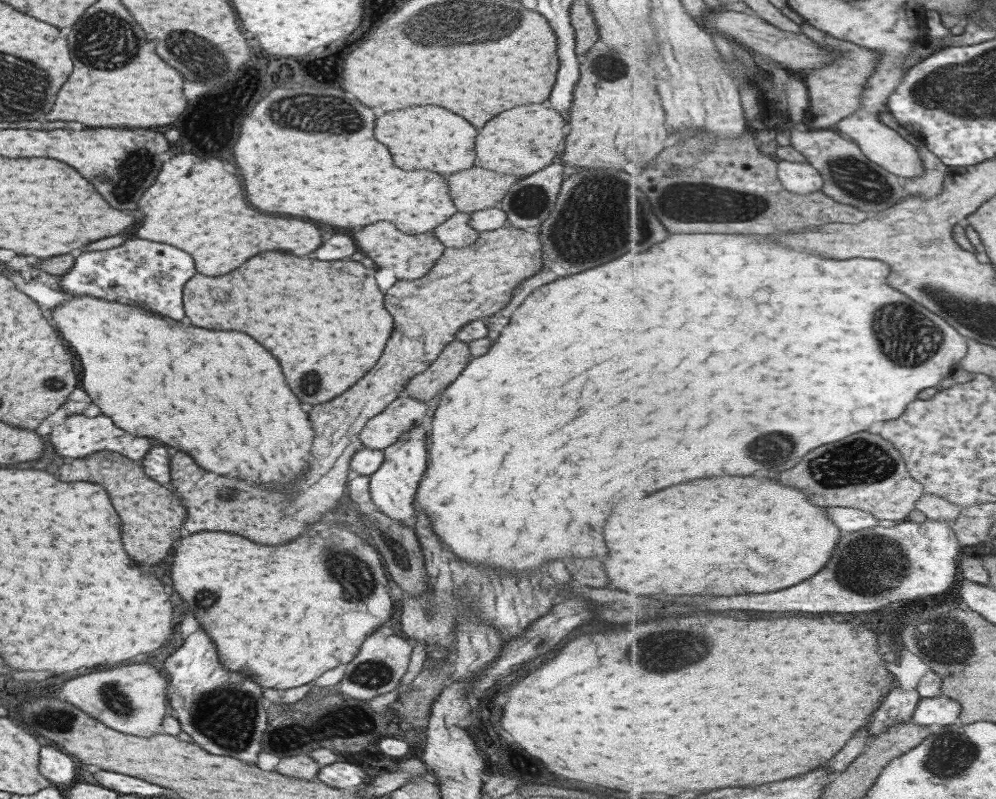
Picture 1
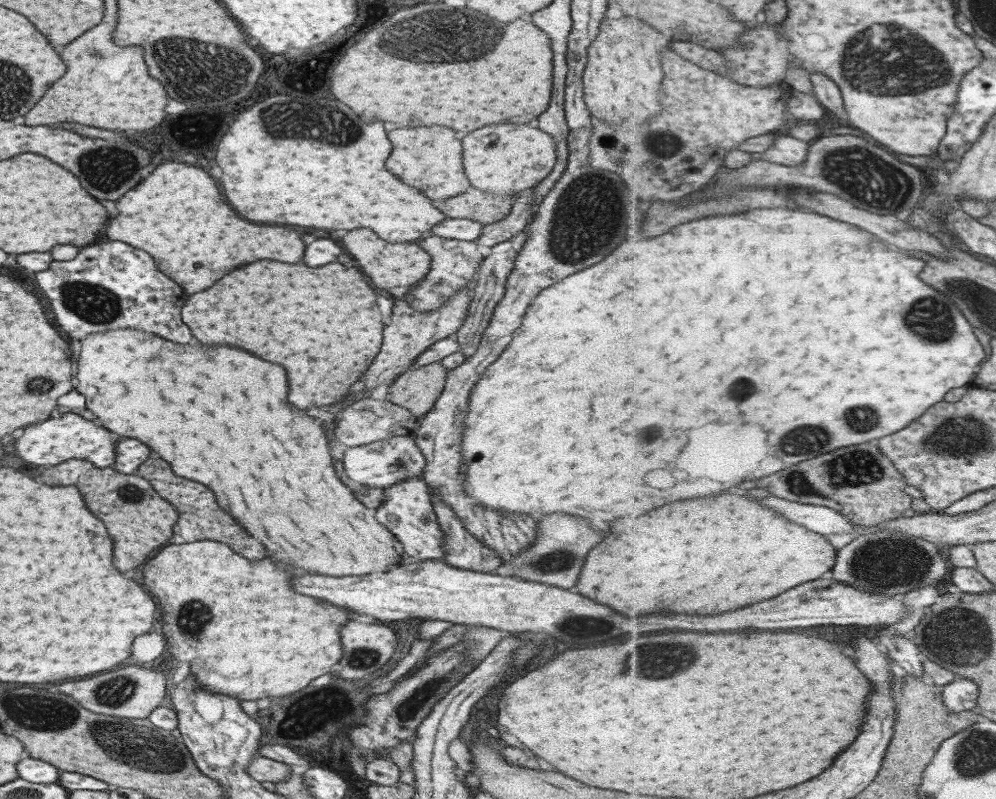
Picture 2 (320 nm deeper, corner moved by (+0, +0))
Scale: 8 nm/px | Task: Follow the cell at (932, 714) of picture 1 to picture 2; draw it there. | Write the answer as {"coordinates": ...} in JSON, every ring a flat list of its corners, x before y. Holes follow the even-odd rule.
{"coordinates":[[958,678,951,686,944,686,944,701,953,713,970,711,978,706,980,688,974,680]]}

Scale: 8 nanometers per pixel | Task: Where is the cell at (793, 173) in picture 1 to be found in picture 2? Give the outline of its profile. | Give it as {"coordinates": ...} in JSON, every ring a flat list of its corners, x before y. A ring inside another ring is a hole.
{"coordinates":[[782,135,761,154,762,158,775,164,797,166,805,162,811,143,799,140,791,135]]}

